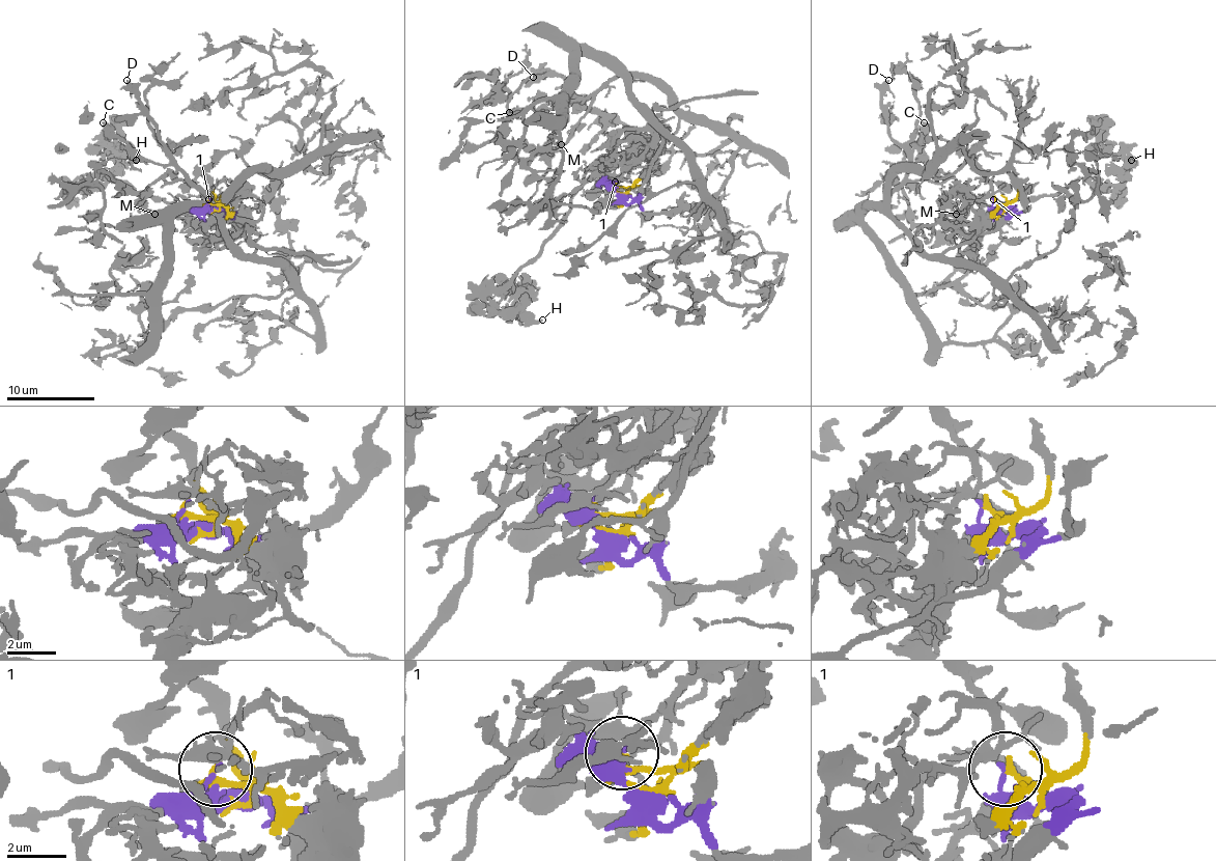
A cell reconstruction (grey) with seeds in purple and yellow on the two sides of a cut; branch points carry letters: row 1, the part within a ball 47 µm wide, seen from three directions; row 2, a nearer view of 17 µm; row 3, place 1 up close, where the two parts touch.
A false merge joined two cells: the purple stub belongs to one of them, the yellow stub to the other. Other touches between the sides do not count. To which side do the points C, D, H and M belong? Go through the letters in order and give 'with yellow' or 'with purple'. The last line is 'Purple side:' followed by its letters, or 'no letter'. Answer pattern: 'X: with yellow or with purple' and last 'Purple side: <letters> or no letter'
C: with purple
D: with purple
H: with yellow
M: with purple
Purple side: C, D, M

